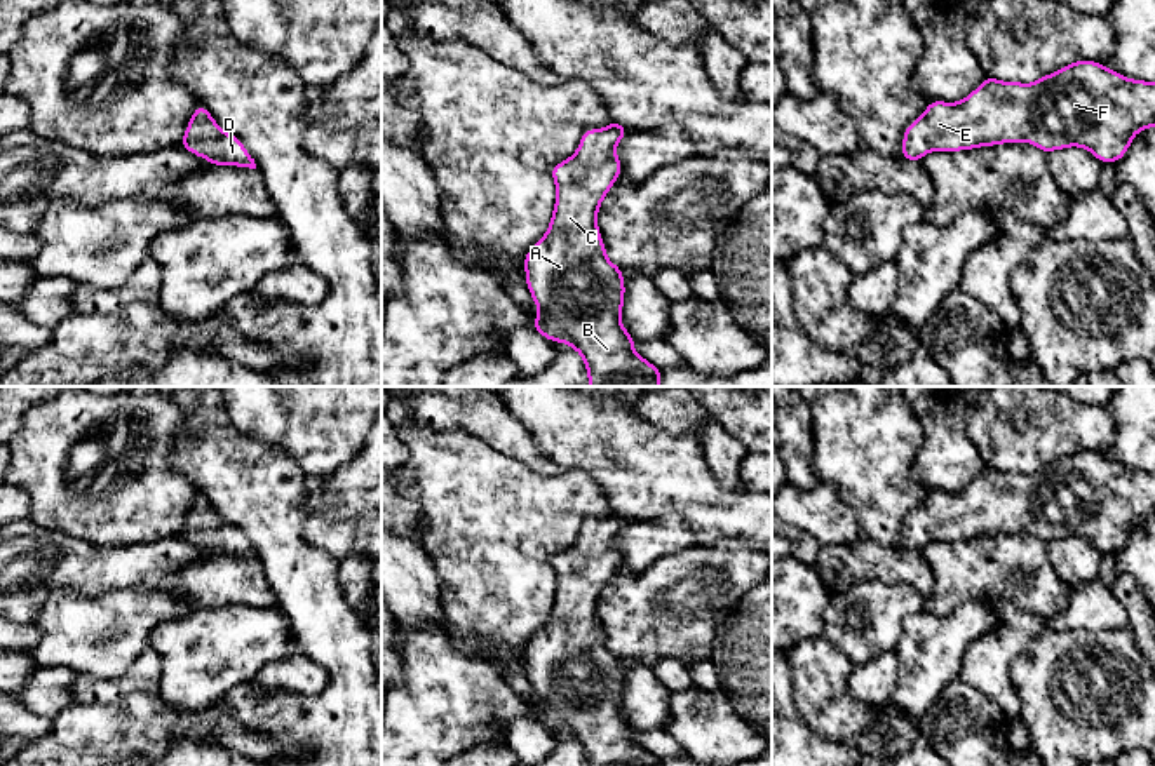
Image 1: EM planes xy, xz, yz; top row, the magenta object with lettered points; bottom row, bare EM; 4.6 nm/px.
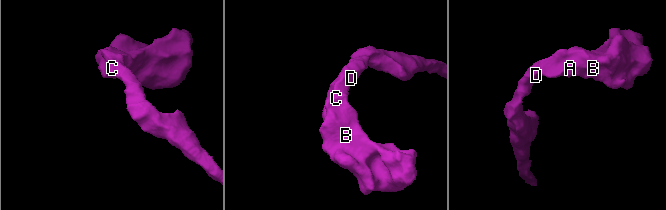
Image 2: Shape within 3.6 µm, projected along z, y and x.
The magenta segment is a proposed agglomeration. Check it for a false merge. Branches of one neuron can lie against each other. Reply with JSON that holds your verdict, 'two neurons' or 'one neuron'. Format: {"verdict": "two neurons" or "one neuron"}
{"verdict": "one neuron"}

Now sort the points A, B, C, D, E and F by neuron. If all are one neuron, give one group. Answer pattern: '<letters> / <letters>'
A B C D E F

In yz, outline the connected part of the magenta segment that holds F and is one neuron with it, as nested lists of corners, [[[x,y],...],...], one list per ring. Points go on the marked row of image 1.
[[[1075,61],[1033,84],[984,82],[958,103],[930,101],[902,136],[902,160],[922,160],[930,150],[960,151],[1026,141],[1044,153],[1078,146],[1101,164],[1118,162],[1132,138],[1155,127],[1155,82],[1125,78],[1096,61]]]

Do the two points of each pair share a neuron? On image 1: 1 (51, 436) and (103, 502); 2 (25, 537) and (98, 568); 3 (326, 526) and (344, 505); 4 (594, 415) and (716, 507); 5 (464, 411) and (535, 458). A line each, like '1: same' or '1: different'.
1: same
2: same
3: different
4: same
5: same

